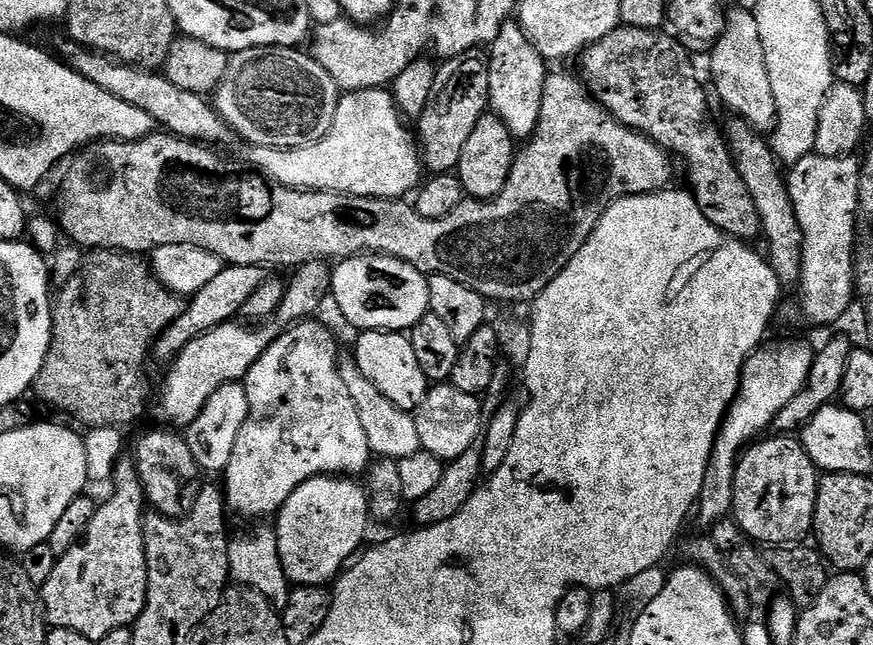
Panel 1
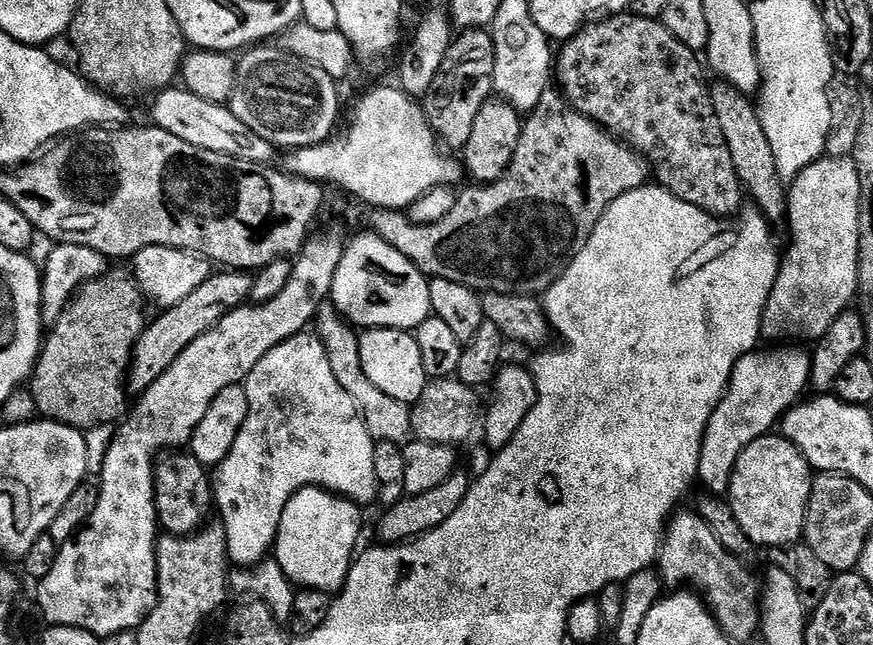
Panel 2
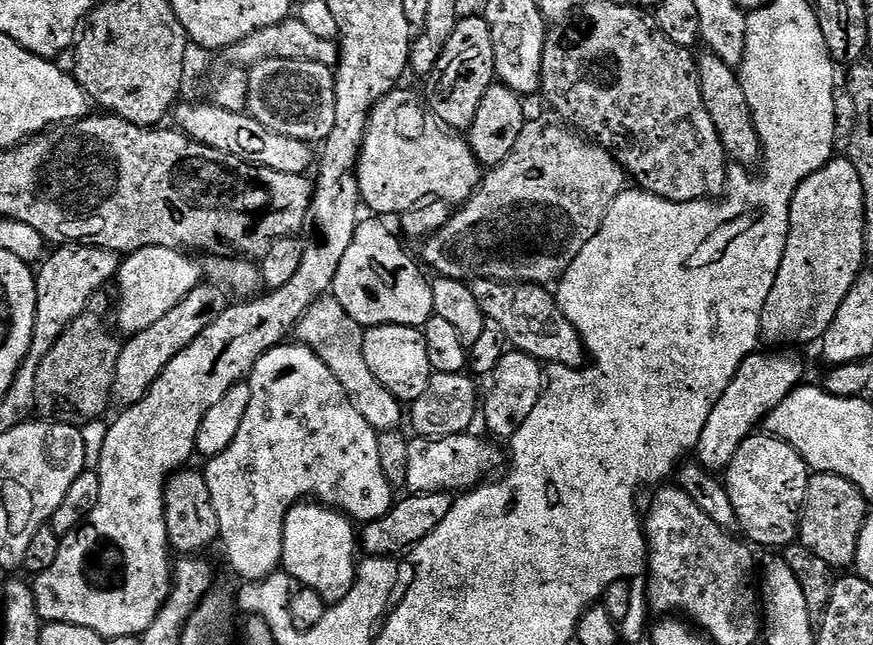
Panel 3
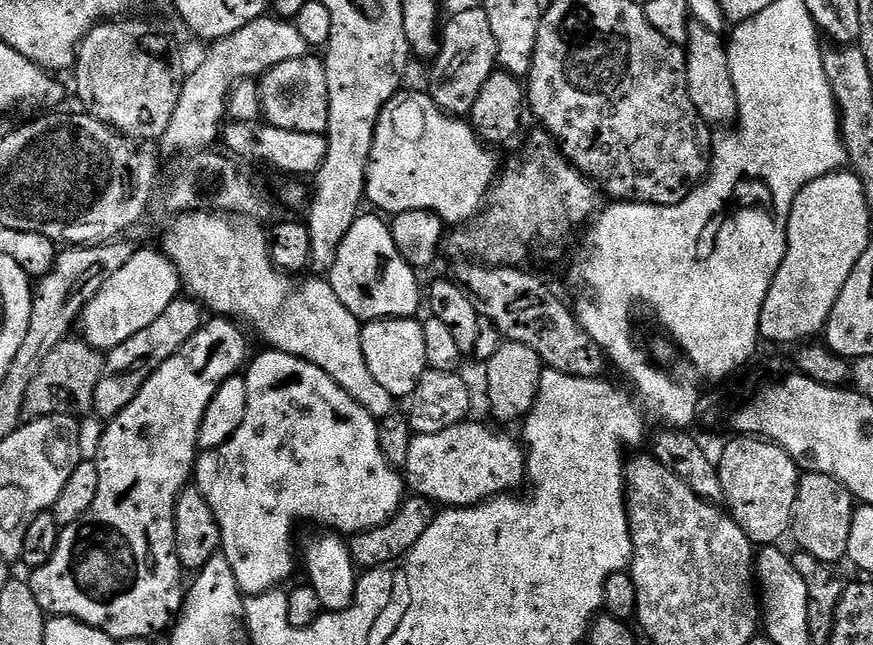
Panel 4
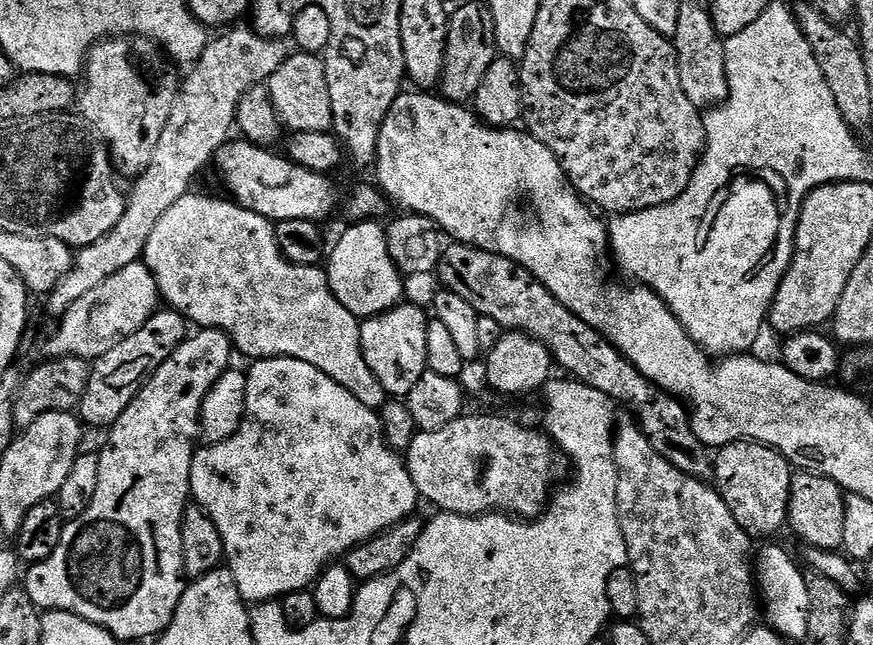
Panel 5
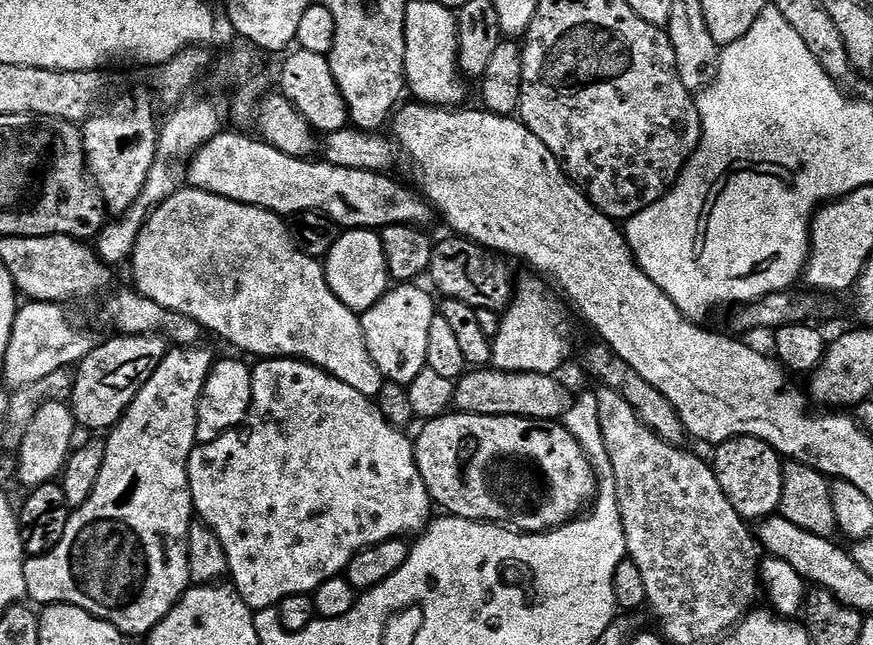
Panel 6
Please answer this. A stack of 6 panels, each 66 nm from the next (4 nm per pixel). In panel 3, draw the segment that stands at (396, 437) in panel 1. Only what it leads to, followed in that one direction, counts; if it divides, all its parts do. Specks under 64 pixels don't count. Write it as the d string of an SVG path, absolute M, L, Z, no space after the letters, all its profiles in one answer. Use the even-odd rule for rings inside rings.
M331 295L321 296L316 300L294 329L295 339L314 350L314 354L318 354L322 362L326 362L330 374L338 378L342 390L346 390L362 418L366 418L366 422L370 422L377 433L390 432L401 427L402 401L394 398L394 394L390 394L390 390L386 390L386 386L382 386L382 382L378 382L378 378L370 374L370 366L366 366L366 354L362 354L364 333L362 325L354 322L354 318L350 318L350 314L346 314L346 310L342 310L340 303Z

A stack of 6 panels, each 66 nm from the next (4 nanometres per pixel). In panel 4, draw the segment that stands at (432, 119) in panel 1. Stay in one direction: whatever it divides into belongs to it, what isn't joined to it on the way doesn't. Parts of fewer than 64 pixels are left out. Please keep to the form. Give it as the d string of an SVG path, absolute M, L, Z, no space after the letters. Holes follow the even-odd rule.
M483 6L464 8L447 20L448 17L443 21L439 33L440 51L436 53L436 59L431 61L432 73L428 76L426 91L432 101L449 116L464 118L471 113L474 101L478 99L482 86L486 86L490 74L497 71L498 46Z

